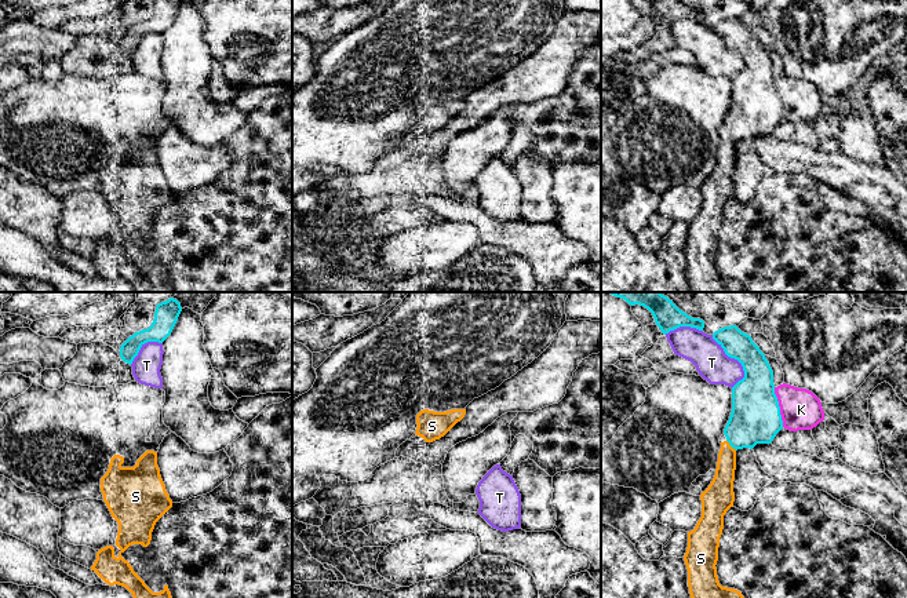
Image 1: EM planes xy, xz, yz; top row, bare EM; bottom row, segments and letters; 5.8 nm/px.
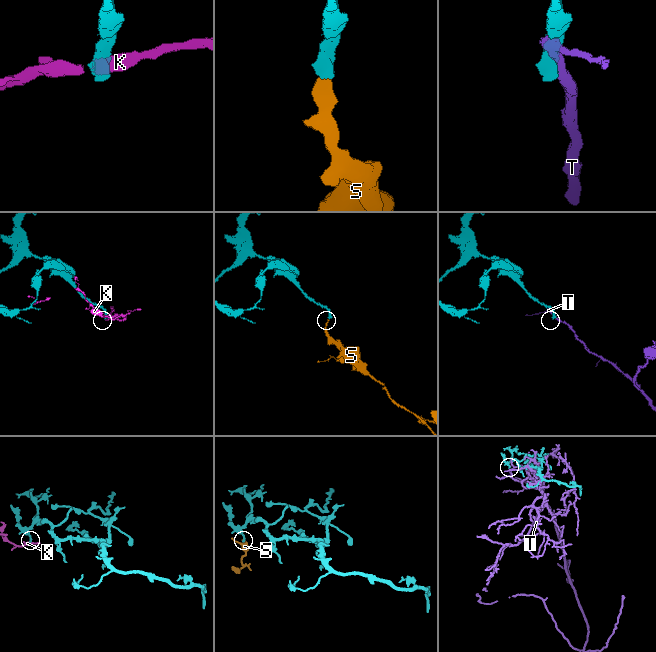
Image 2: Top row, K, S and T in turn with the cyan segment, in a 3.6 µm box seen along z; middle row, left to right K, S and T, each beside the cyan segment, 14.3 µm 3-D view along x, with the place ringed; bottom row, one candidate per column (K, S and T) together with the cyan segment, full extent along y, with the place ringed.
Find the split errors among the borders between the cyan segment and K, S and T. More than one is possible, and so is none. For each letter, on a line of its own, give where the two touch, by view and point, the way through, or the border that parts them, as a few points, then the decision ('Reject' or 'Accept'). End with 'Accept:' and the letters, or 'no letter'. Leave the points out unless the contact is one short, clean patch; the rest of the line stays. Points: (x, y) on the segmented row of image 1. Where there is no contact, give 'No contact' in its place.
K: Touches cyan at yz (779, 407). Boundary: yz (773, 387), (783, 426). Reject
S: Touches cyan at yz (731, 445). Accept
T: Touches cyan at yz (736, 358). Reject
Accept: S

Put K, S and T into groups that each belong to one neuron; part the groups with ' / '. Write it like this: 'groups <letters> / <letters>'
groups K / S / T

